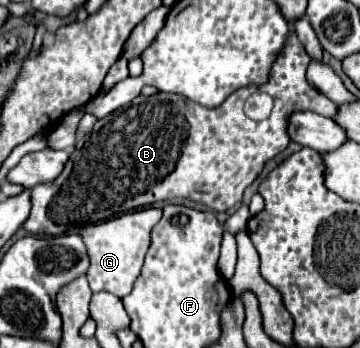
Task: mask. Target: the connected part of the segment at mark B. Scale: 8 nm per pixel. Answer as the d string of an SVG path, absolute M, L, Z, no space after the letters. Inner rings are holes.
M291 30L273 62L267 84L239 88L217 108L205 110L201 104L171 92L137 96L97 120L93 130L77 140L79 148L71 152L57 180L37 184L31 190L33 208L23 224L25 230L39 236L73 234L83 224L101 222L119 212L123 214L173 198L203 202L213 212L227 212L241 202L243 190L259 176L265 162L287 148L287 118L293 112L311 110L321 116L333 116L337 110L327 96L307 82L305 70L309 62L309 54ZM255 90L267 92L275 100L271 116L261 122L243 114L243 102Z

